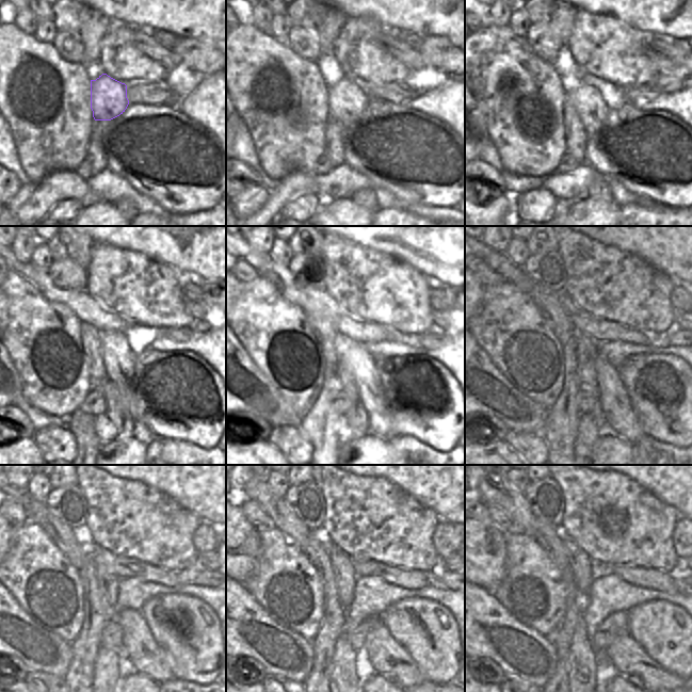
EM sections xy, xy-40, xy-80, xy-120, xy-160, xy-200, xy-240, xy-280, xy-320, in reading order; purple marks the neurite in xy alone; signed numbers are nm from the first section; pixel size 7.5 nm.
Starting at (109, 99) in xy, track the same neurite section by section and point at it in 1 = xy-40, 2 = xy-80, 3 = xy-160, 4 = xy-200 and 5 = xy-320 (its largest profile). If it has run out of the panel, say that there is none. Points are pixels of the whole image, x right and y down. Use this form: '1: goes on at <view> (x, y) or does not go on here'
1: goes on at xy-40 (348, 100)
2: goes on at xy-80 (592, 110)
3: goes on at xy-160 (355, 356)
4: goes on at xy-200 (616, 408)
5: goes on at xy-320 (628, 657)

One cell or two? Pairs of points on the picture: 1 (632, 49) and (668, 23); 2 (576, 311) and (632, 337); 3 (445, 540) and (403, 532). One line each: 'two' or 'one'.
1: two
2: one
3: two

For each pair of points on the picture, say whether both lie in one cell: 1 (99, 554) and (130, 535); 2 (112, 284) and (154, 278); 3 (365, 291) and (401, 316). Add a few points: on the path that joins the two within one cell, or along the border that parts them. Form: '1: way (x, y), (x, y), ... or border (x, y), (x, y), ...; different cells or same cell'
1: border (90, 541), (115, 554), (131, 558); different cells
2: way (123, 284), (143, 284); same cell
3: way (373, 291), (376, 291), (392, 307); same cell

